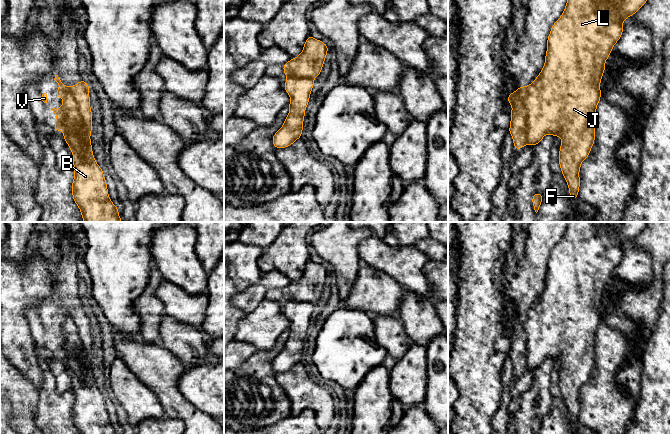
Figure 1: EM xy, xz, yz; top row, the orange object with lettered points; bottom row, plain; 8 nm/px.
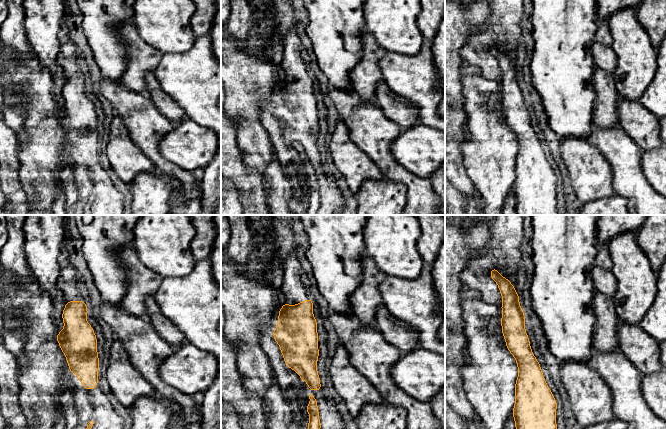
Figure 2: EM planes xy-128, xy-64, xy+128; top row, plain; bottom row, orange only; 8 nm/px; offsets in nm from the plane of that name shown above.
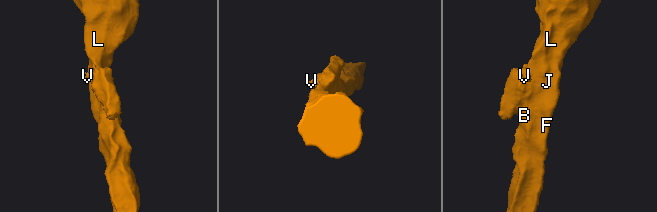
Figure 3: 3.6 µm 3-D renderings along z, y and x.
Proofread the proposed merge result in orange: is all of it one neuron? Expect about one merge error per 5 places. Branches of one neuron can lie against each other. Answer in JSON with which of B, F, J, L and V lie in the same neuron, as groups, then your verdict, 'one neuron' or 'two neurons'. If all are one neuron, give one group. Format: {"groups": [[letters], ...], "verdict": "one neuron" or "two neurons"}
{"groups": [["B", "F", "J", "L"], ["V"]], "verdict": "two neurons"}

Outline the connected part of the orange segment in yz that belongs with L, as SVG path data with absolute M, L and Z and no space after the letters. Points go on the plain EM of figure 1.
M567 222L562 240L551 251L543 293L531 306L524 324L527 335L527 367L536 370L546 358L561 360L559 389L570 423L578 421L580 390L595 366L596 332L605 286L624 255L623 245L649 222Z

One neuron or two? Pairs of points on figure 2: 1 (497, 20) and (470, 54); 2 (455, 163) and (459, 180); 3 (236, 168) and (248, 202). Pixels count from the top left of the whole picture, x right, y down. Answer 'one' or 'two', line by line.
1: one
2: one
3: one

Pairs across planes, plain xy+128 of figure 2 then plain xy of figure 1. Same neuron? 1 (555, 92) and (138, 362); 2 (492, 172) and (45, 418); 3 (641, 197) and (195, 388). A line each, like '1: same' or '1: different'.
1: different
2: same
3: different

